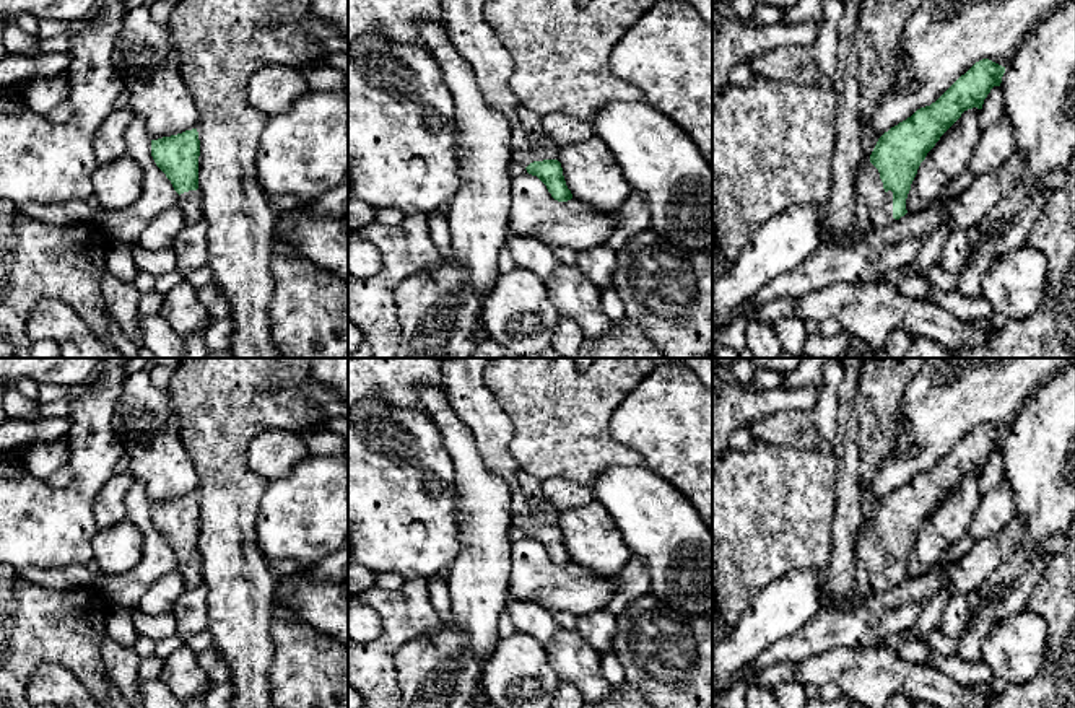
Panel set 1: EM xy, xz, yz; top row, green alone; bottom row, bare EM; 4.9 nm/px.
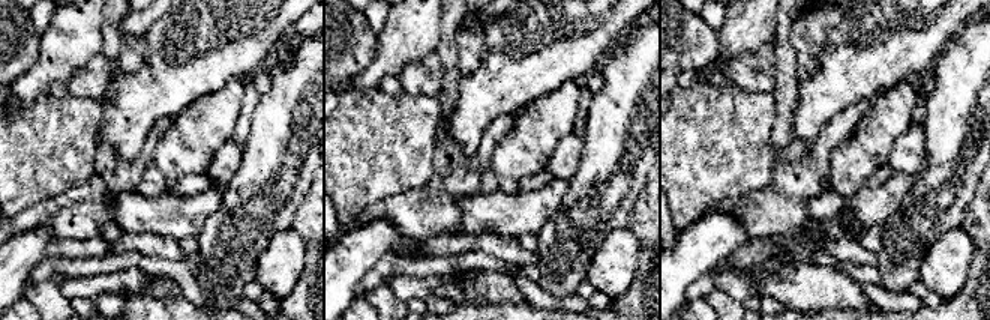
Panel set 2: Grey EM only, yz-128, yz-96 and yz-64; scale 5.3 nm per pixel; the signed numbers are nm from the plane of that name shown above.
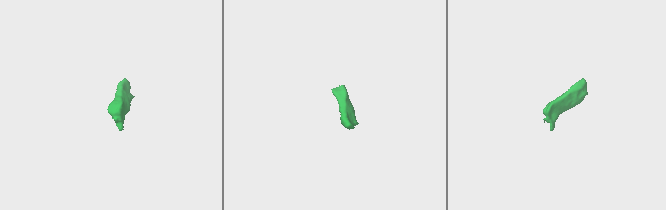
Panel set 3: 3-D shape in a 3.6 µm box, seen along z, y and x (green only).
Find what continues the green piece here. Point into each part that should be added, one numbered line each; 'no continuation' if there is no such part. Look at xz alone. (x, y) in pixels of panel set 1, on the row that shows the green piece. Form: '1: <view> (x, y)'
1: xz (540, 145)

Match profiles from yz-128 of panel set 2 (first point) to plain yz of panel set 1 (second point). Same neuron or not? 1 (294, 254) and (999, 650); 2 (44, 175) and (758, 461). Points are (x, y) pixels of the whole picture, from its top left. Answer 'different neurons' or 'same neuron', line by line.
1: same neuron
2: same neuron

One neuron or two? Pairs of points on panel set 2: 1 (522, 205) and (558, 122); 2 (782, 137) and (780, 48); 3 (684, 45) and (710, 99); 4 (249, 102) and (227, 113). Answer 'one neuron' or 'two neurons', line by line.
1: two neurons
2: one neuron
3: two neurons
4: two neurons

